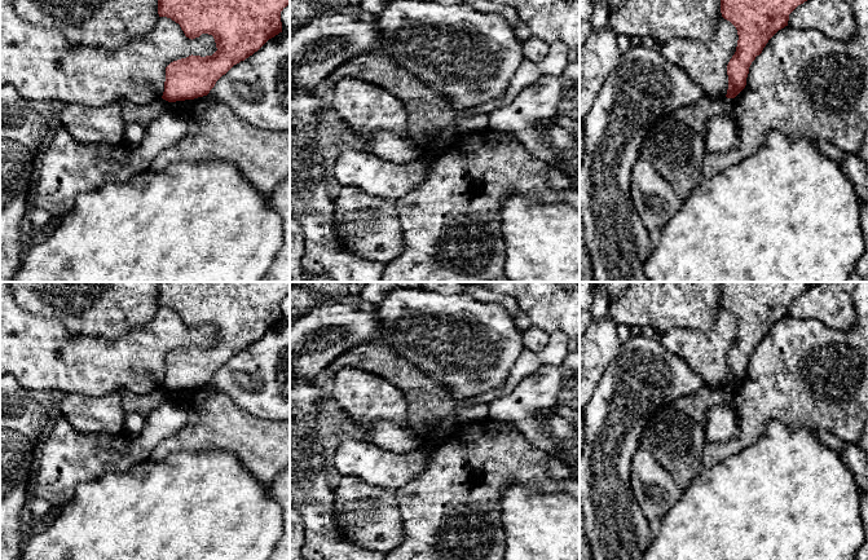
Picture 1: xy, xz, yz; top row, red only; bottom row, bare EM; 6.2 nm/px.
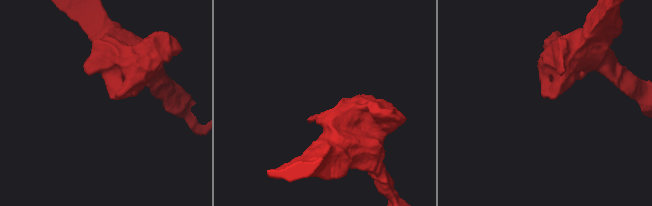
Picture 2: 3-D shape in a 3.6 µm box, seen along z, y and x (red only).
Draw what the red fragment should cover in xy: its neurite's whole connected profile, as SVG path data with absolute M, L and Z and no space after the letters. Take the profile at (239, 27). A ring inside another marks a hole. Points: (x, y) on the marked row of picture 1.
M158 0L159 17L180 25L189 39L202 34L212 35L217 50L212 56L189 56L166 67L164 92L168 102L194 100L207 96L216 81L234 65L257 52L269 39L282 32L281 12L290 0Z

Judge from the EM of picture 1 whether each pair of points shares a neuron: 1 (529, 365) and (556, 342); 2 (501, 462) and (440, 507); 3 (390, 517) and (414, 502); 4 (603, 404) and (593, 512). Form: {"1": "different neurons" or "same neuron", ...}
{"1": "same neuron", "2": "same neuron", "3": "different neurons", "4": "same neuron"}

